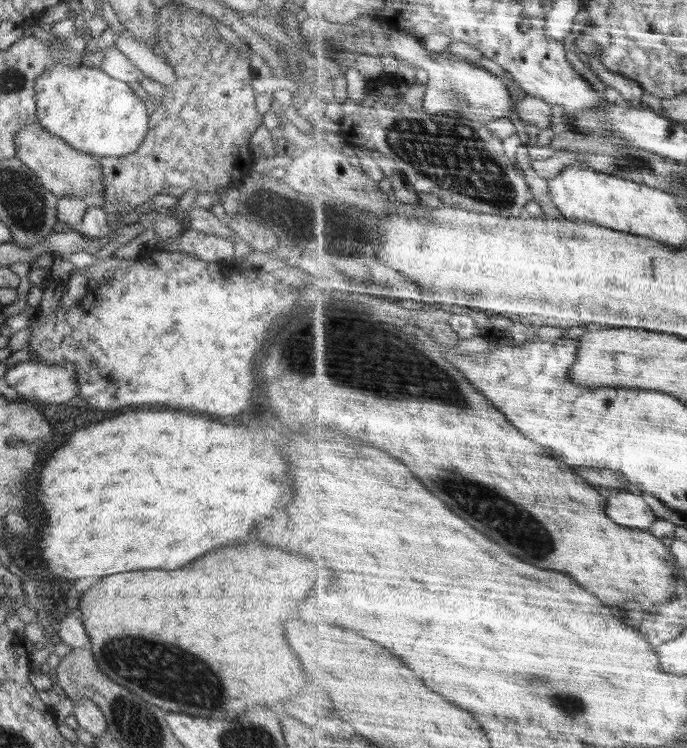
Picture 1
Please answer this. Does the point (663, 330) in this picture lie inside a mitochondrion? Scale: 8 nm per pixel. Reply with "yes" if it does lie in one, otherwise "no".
no

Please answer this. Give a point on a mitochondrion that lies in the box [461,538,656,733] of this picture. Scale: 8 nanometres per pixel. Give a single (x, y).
(572, 705)

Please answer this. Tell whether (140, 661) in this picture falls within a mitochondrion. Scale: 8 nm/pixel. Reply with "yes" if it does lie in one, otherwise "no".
yes

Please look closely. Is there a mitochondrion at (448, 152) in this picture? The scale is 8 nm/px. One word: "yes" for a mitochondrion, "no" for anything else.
yes

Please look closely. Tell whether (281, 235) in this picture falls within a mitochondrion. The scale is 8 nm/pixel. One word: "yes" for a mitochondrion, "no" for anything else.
no

